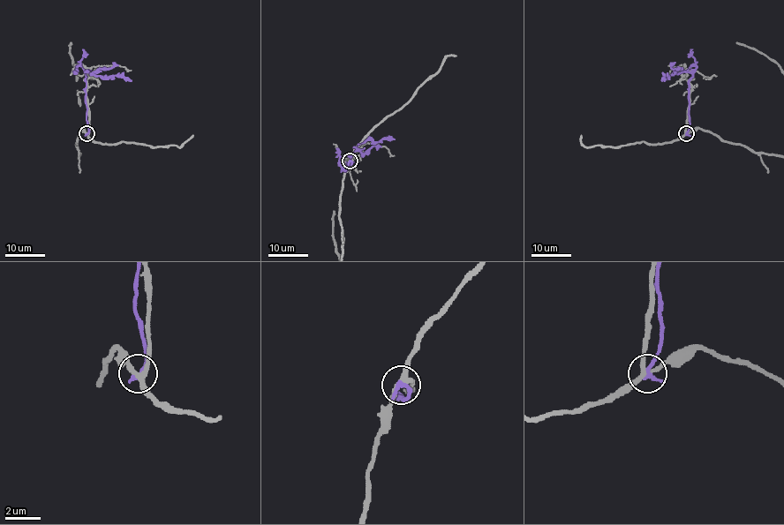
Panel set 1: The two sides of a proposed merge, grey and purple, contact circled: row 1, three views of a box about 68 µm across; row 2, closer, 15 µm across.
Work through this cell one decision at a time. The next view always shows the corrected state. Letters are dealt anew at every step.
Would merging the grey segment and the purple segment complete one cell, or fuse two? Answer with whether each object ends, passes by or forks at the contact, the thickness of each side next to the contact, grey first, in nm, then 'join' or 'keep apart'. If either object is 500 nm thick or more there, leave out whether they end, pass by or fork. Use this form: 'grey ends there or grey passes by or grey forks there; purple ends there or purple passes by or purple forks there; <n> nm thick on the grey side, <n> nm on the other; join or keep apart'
grey forks there; purple ends there; 240 nm thick on the grey side, 300 nm on the other; keep apart

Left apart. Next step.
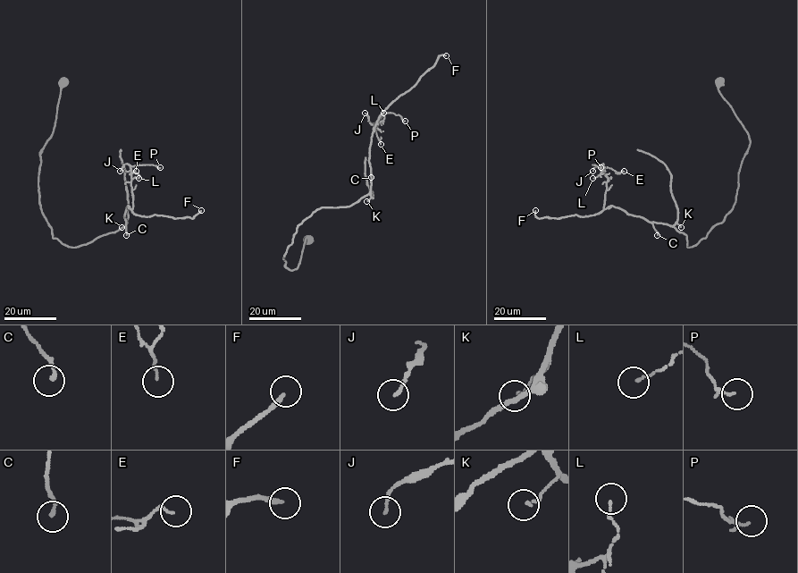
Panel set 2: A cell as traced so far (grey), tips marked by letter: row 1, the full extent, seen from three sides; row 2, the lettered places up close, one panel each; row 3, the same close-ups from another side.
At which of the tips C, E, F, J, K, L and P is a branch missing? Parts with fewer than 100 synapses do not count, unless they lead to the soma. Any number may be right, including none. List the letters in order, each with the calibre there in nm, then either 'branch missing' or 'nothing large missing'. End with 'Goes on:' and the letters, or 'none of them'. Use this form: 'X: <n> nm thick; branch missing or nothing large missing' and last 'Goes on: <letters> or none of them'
C: 180 nm thick; nothing large missing
E: 110 nm thick; nothing large missing
F: 200 nm thick; branch missing
J: 140 nm thick; nothing large missing
K: 130 nm thick; nothing large missing
L: 110 nm thick; nothing large missing
P: 130 nm thick; nothing large missing
Goes on: F

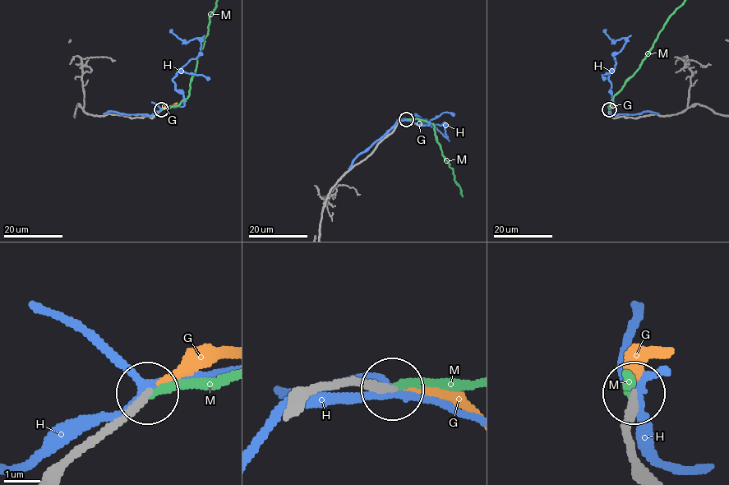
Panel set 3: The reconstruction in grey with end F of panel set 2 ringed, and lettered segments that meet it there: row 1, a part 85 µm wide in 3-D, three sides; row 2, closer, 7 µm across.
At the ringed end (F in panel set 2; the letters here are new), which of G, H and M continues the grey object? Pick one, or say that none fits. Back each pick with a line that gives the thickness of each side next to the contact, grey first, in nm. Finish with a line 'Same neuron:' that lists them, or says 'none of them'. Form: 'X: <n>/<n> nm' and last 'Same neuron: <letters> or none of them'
M: 240/200 nm
Same neuron: M

